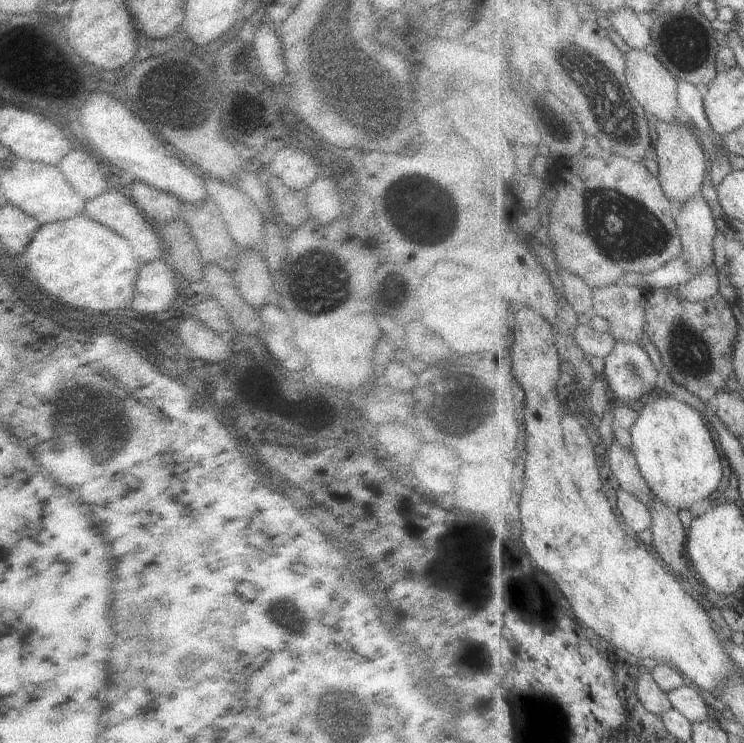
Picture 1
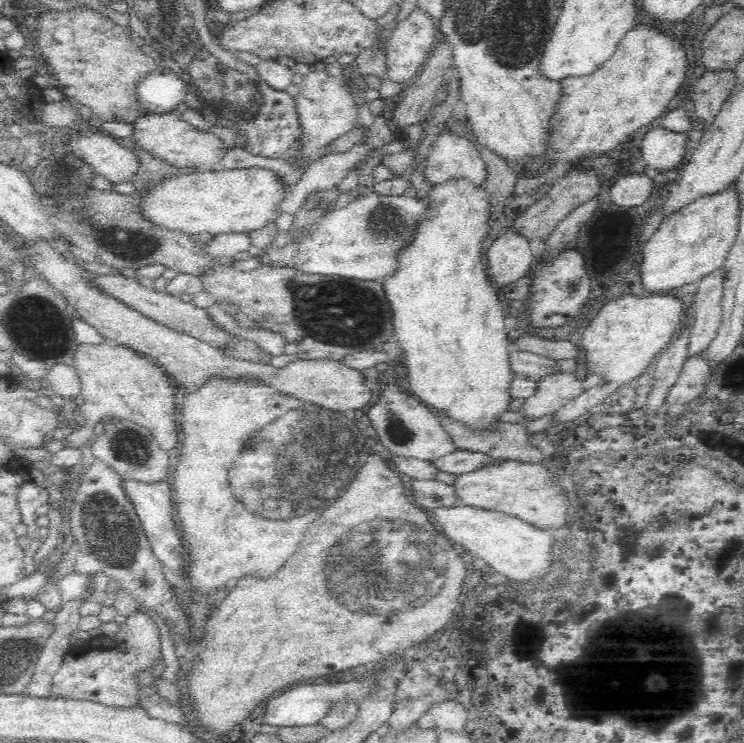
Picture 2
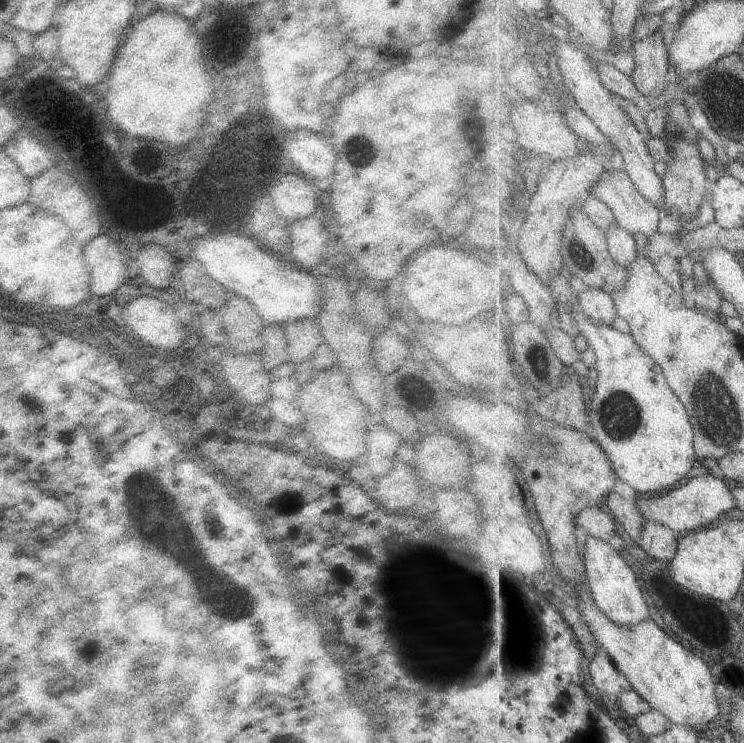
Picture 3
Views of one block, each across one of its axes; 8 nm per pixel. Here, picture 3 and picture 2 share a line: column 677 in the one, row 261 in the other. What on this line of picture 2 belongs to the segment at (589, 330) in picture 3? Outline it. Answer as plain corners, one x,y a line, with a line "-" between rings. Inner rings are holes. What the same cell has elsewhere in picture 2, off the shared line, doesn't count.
456,175
450,179
444,179
443,182
436,182
432,186
432,190
426,194
422,200
423,212
414,218
414,226
411,227
410,238
406,240
395,251
394,258
398,270
394,270
396,274
386,278
382,282
384,286
384,295
386,301
390,305
392,328
394,329
393,338
400,342
402,347
402,355
408,369
408,389
412,394
426,406
430,406
434,412
447,412
454,420
471,426
472,430
482,430
483,427
495,425
499,422
499,417
509,410
510,393
508,386
512,382
513,374
510,369
510,353
512,345
507,338
507,332
504,332
504,310
502,310
501,294
496,294
494,286
490,284
489,271
485,262
485,252
482,251
482,242
488,236
488,228
490,228
490,201
488,189
482,183
473,182
473,179
465,178
465,175

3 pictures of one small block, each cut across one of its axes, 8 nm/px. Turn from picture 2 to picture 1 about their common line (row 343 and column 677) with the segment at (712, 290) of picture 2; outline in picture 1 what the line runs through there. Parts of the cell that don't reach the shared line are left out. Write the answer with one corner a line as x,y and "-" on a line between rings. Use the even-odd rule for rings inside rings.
693,684
668,692
673,709
679,710
692,723
703,722
708,717
712,717
712,714
709,714
711,706
705,703
700,693
698,688
693,688

